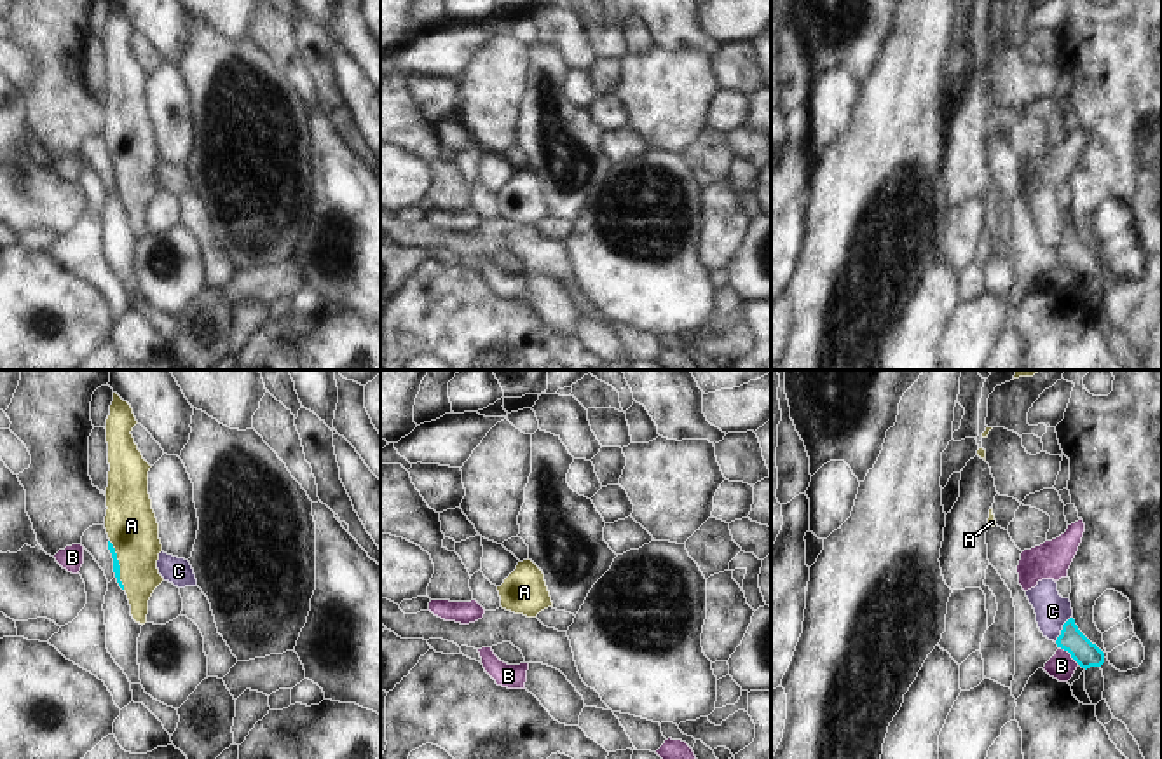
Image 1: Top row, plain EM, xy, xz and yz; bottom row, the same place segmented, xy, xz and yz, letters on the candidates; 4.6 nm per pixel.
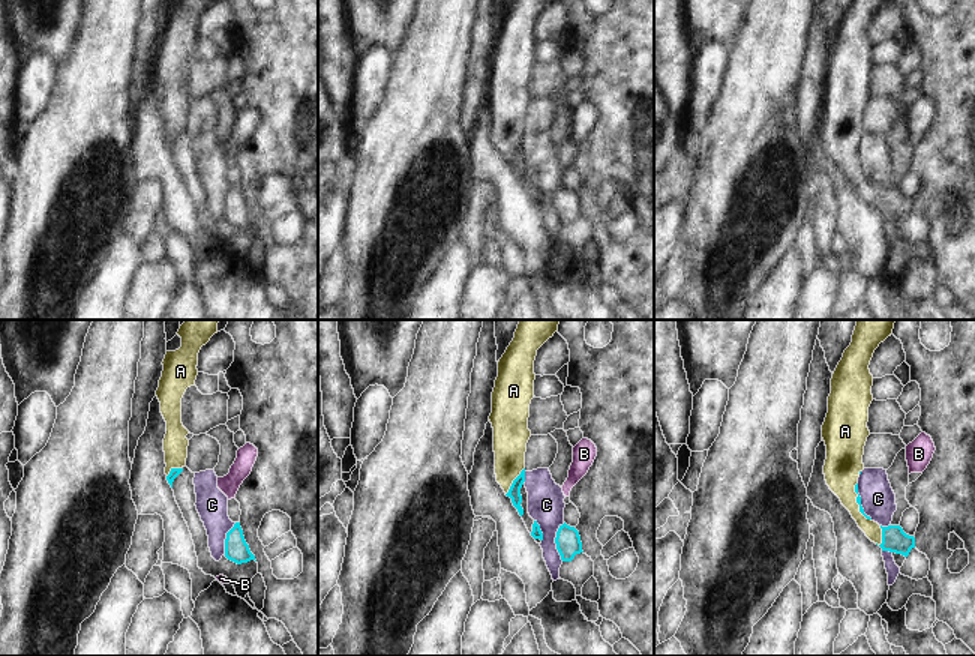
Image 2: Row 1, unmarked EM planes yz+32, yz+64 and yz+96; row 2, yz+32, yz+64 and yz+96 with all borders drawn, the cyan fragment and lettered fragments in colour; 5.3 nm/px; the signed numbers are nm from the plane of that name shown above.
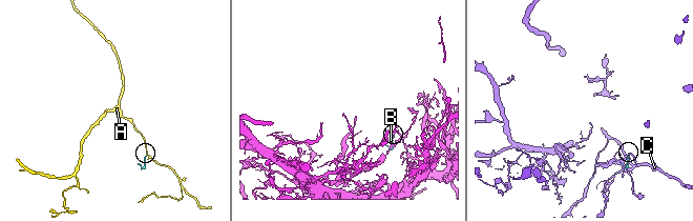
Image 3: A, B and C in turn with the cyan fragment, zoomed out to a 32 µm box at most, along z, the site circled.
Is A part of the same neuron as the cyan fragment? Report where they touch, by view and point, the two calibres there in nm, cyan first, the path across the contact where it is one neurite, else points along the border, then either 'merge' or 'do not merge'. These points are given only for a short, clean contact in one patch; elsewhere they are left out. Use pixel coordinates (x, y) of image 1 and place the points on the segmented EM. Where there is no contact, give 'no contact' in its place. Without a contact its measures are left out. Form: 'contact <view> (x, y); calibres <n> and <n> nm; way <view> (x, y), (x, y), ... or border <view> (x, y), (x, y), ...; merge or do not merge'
contact xy (119, 566); calibres 30 and 240 nm; way xy (110, 547), (117, 553), (119, 566), (131, 553), (131, 526); merge

